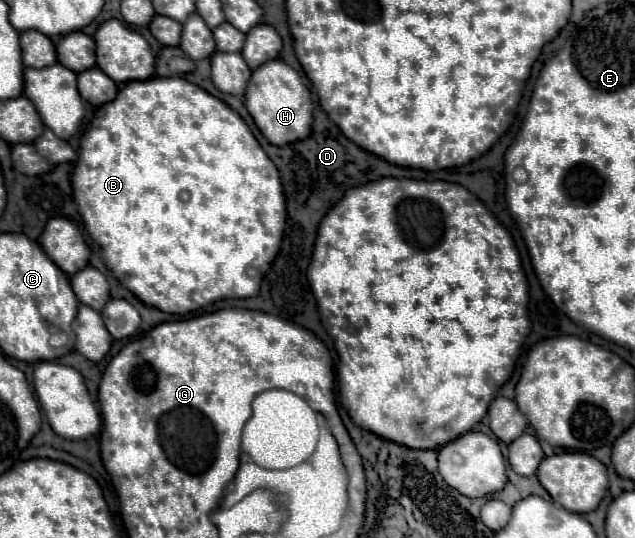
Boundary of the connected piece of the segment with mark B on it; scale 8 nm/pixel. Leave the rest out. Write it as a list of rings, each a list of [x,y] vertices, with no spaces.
[[[150,78],[144,82],[128,82],[116,96],[116,100],[100,106],[94,114],[94,120],[88,132],[82,136],[77,150],[78,158],[72,173],[72,189],[75,201],[80,208],[86,230],[96,244],[100,246],[104,264],[128,288],[138,296],[146,306],[158,308],[170,314],[186,314],[206,304],[224,298],[248,298],[260,292],[262,278],[270,270],[272,260],[276,258],[286,226],[286,204],[280,184],[280,174],[266,152],[260,148],[258,140],[246,126],[246,122],[234,112],[228,104],[214,98],[200,86],[186,82],[184,78]]]

